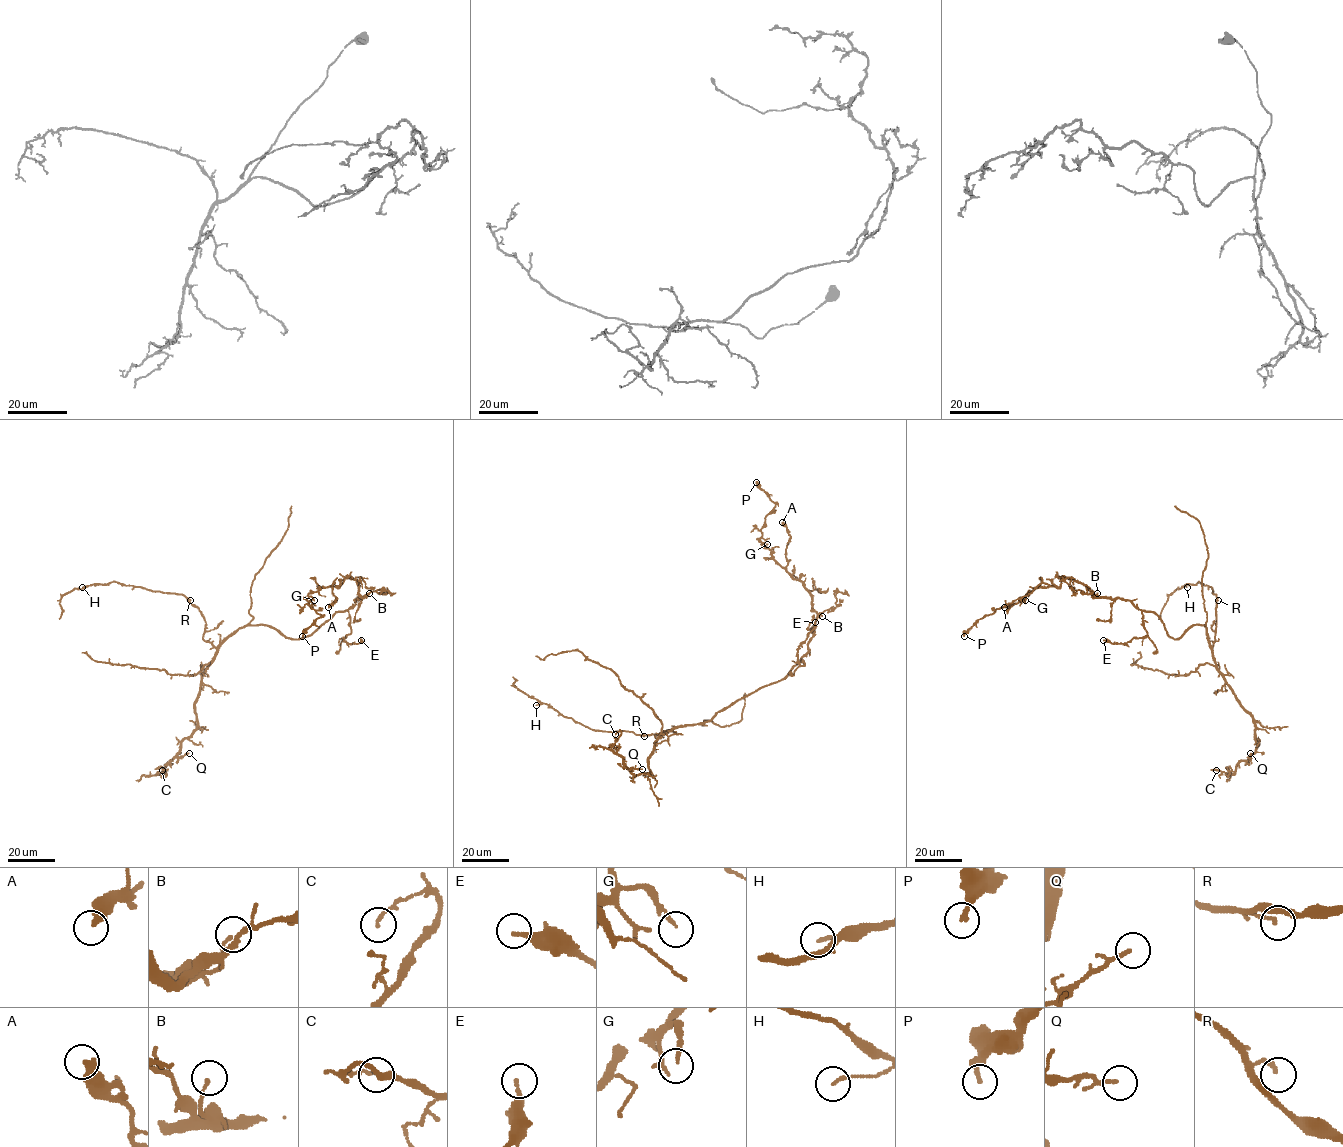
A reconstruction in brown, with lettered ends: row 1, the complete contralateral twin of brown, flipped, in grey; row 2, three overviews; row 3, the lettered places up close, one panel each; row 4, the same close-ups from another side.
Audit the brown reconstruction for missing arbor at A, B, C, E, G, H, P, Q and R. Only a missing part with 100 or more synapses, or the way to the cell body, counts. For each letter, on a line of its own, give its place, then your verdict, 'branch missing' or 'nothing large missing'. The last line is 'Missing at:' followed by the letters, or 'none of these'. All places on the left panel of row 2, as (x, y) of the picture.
A: at (328, 607); nothing large missing
B: at (369, 593); nothing large missing
C: at (162, 770); nothing large missing
E: at (361, 640); nothing large missing
G: at (314, 600); nothing large missing
H: at (82, 587); nothing large missing
P: at (302, 636); nothing large missing
Q: at (189, 753); nothing large missing
R: at (190, 600); nothing large missing
Missing at: none of these

